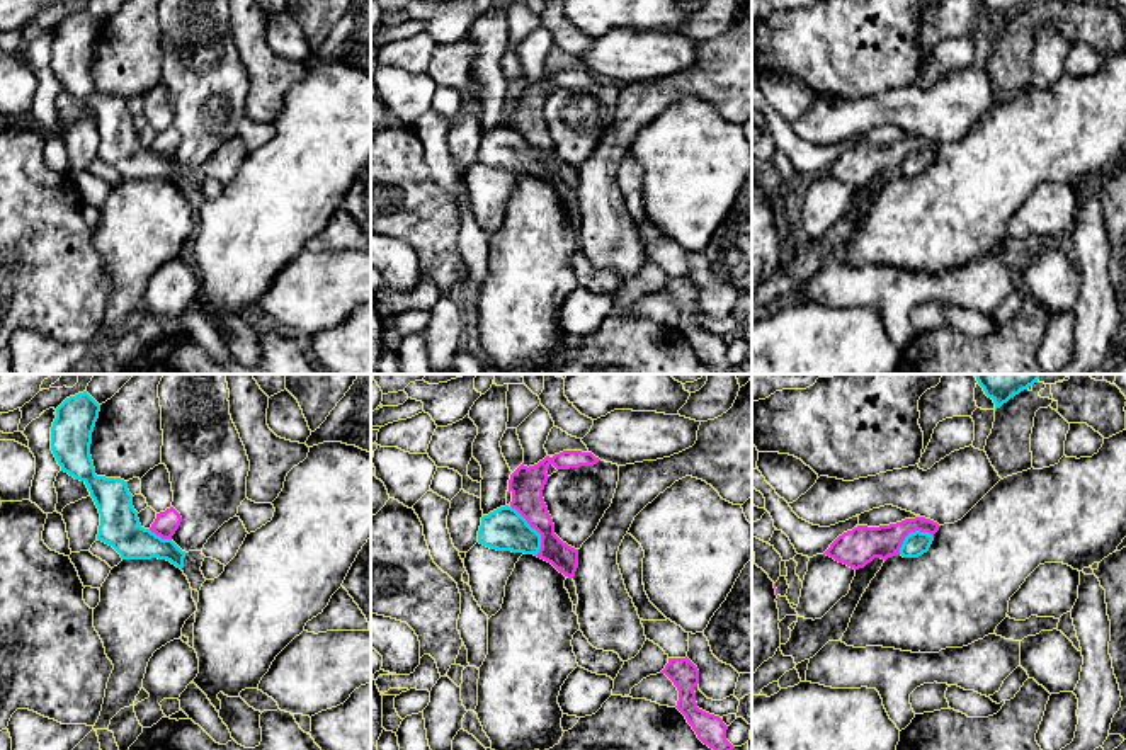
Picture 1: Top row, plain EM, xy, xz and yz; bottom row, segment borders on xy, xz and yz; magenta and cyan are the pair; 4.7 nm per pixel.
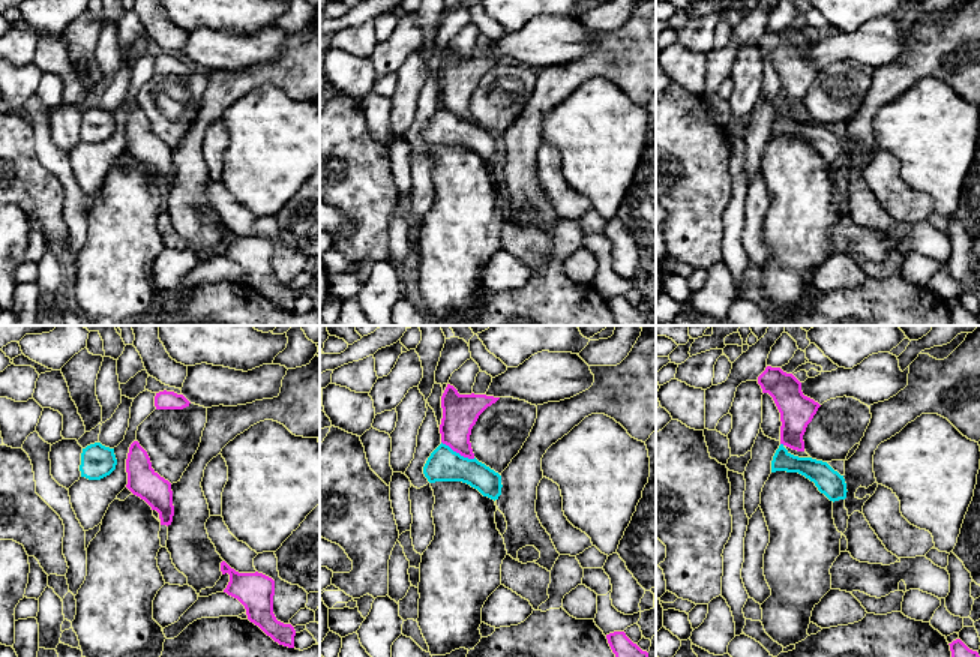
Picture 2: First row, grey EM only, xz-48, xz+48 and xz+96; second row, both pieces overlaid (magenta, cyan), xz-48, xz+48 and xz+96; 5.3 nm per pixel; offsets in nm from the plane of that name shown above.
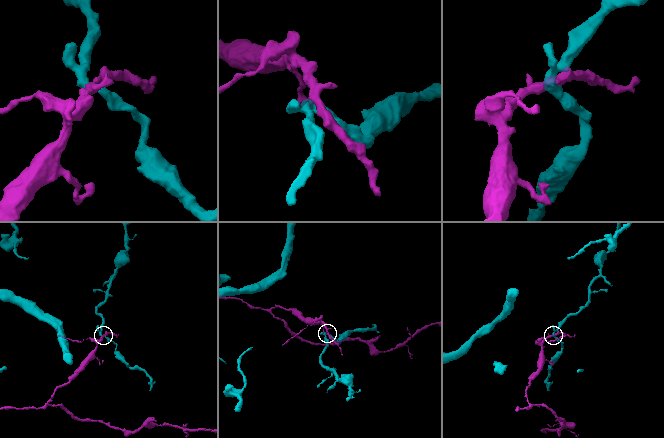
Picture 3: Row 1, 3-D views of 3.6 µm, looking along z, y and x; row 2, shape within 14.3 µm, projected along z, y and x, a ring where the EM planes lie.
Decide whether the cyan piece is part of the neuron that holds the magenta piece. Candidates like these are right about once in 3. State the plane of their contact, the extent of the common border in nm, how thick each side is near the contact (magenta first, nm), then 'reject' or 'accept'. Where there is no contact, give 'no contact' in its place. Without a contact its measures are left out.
xz | 260 nm | 160/200 nm | reject

